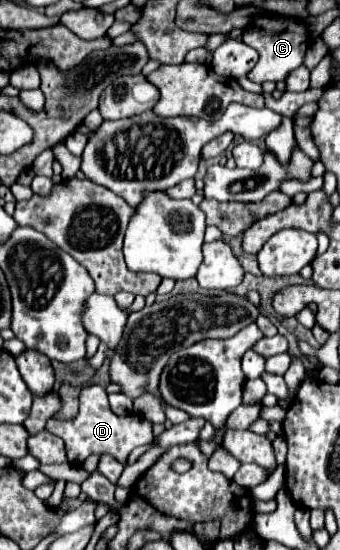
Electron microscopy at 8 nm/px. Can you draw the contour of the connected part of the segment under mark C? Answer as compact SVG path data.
M256 17L244 31L242 35L244 43L254 47L260 53L260 63L254 65L254 69L248 73L250 81L256 83L264 83L264 81L282 81L286 79L286 75L296 69L302 59L304 53L308 49L308 29L302 21L290 19L290 17Z

